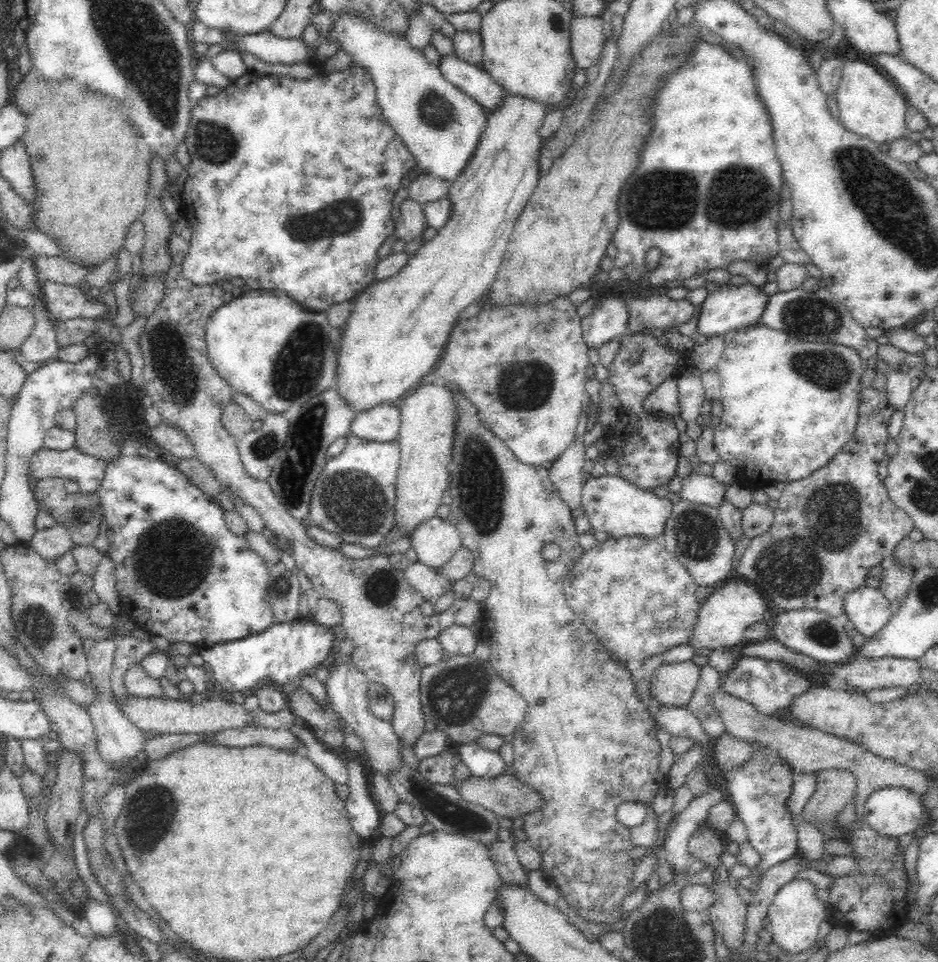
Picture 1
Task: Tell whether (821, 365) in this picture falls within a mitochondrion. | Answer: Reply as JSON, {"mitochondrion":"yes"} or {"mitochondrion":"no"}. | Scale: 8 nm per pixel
{"mitochondrion":"yes"}

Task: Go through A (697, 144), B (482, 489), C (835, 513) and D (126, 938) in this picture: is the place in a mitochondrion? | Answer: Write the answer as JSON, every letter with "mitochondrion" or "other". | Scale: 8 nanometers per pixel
{"A":"other","B":"mitochondrion","C":"mitochondrion","D":"other"}

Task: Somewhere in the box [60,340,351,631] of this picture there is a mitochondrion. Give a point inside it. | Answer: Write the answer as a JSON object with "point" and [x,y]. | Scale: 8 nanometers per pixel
{"point":[173,561]}

